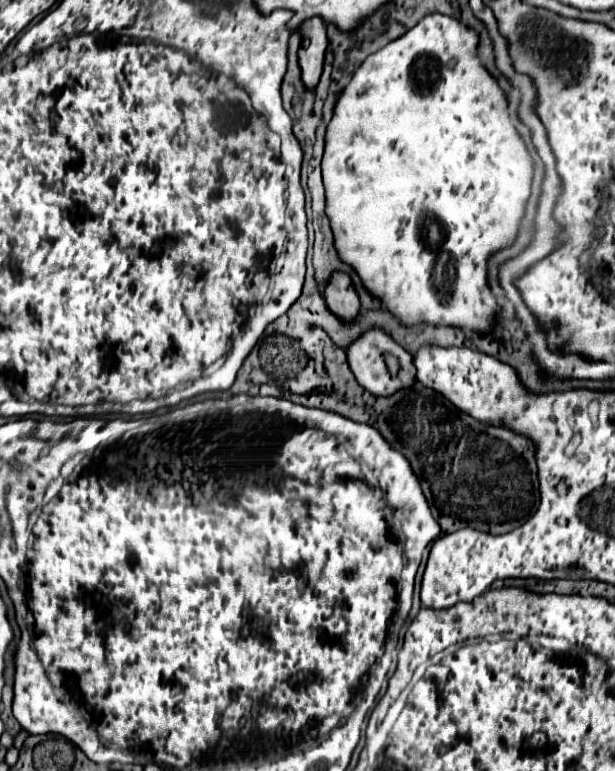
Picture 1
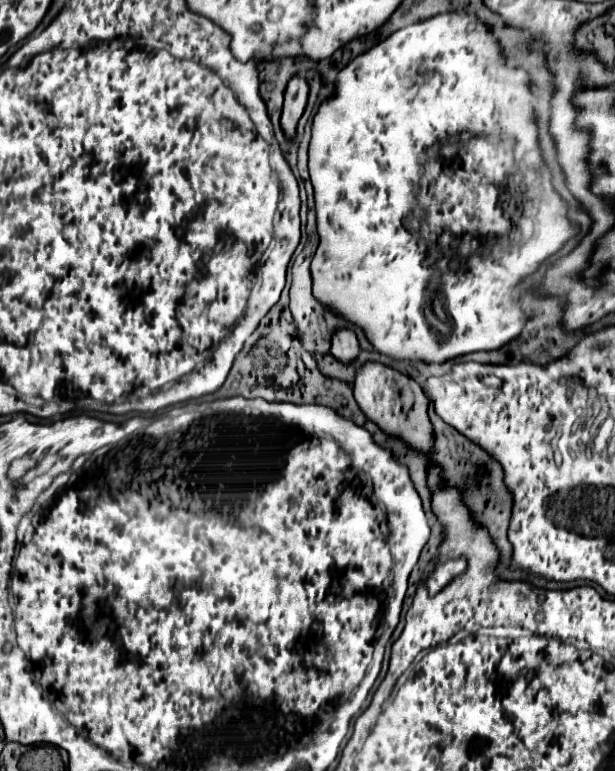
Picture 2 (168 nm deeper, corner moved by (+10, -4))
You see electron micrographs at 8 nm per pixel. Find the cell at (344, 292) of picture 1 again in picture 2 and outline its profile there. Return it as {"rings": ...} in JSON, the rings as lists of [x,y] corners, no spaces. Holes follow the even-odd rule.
{"rings":[[[336,330],[336,336],[332,336],[332,348],[330,352],[342,360],[342,362],[350,362],[358,356],[358,338],[354,334],[354,330]]]}

